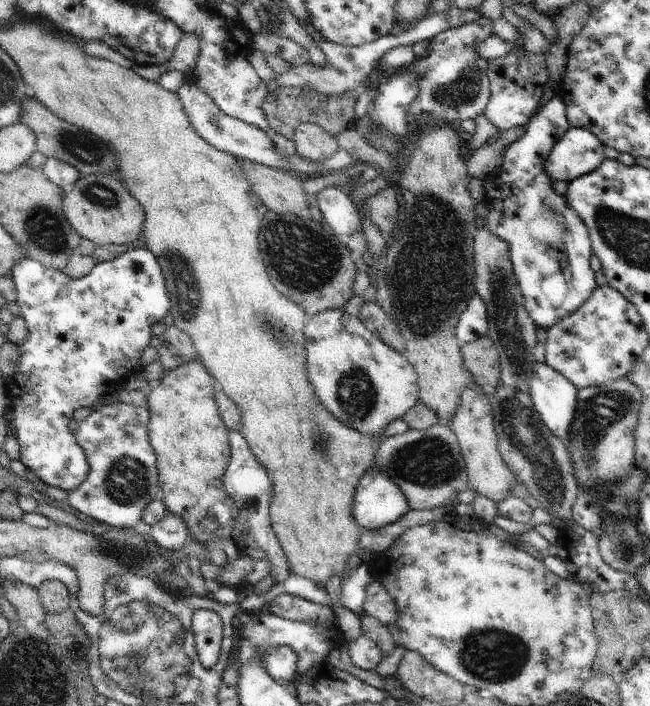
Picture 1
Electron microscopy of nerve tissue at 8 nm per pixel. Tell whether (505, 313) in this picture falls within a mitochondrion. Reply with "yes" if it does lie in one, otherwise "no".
yes

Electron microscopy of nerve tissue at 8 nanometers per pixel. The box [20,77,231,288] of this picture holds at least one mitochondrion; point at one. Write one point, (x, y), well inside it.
(43, 228)

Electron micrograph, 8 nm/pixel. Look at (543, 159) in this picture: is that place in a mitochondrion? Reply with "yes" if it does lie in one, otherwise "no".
no

